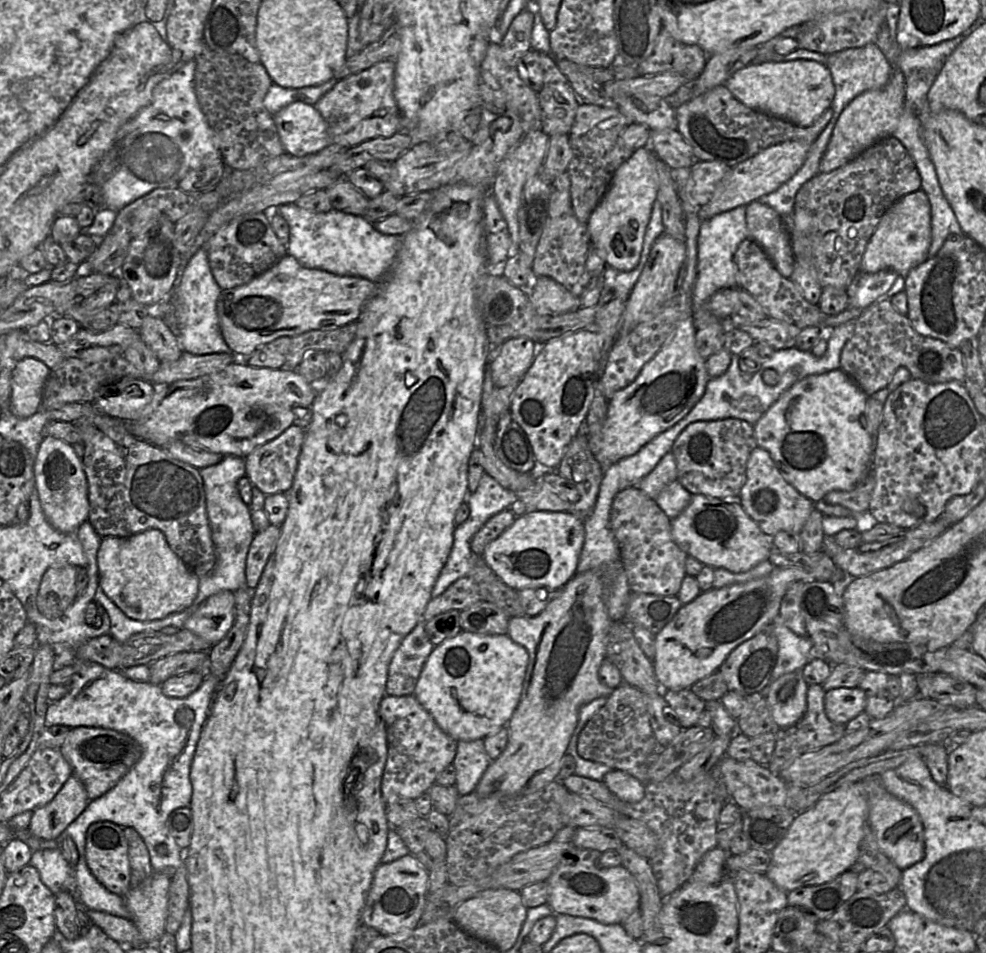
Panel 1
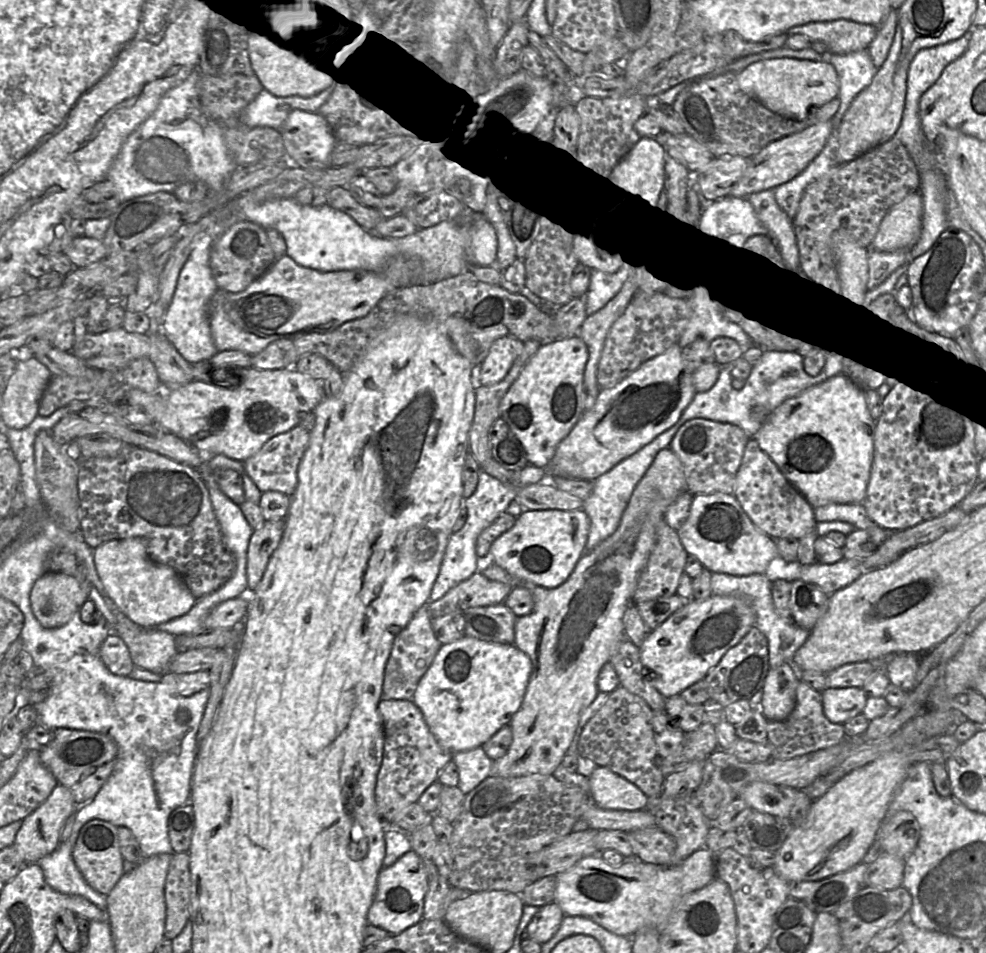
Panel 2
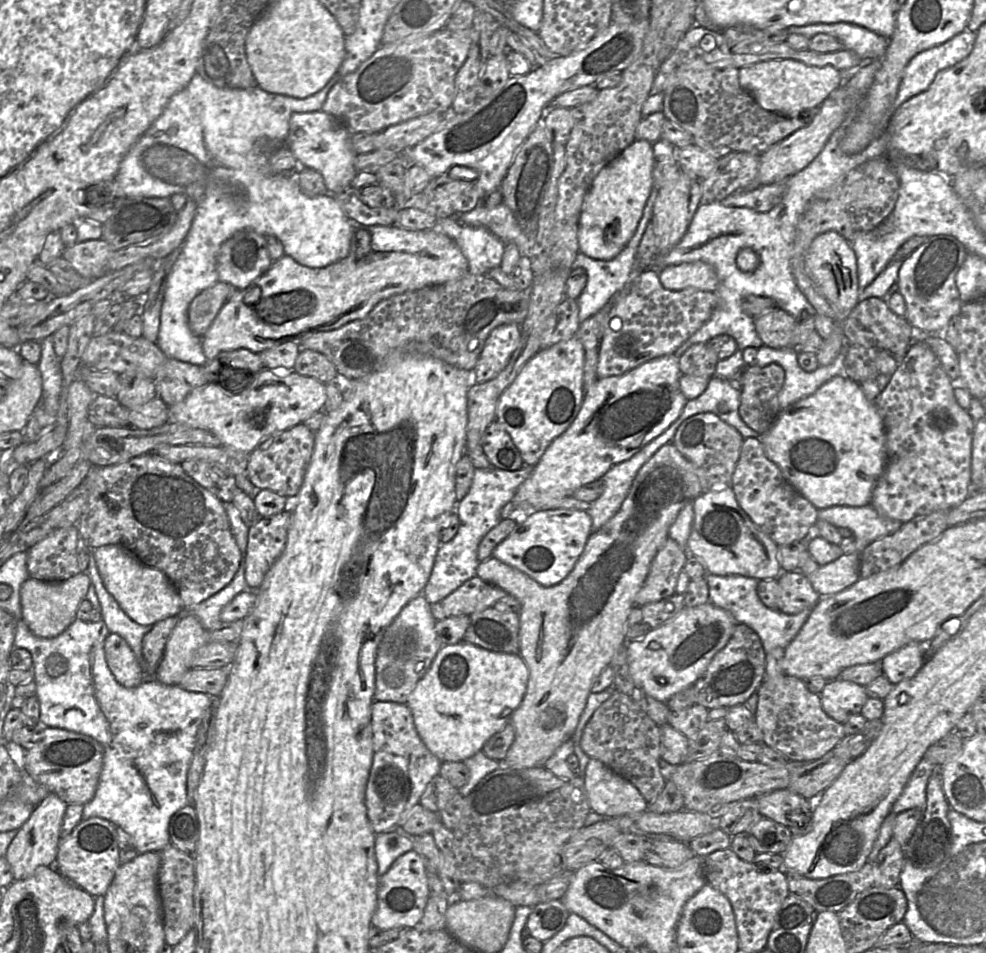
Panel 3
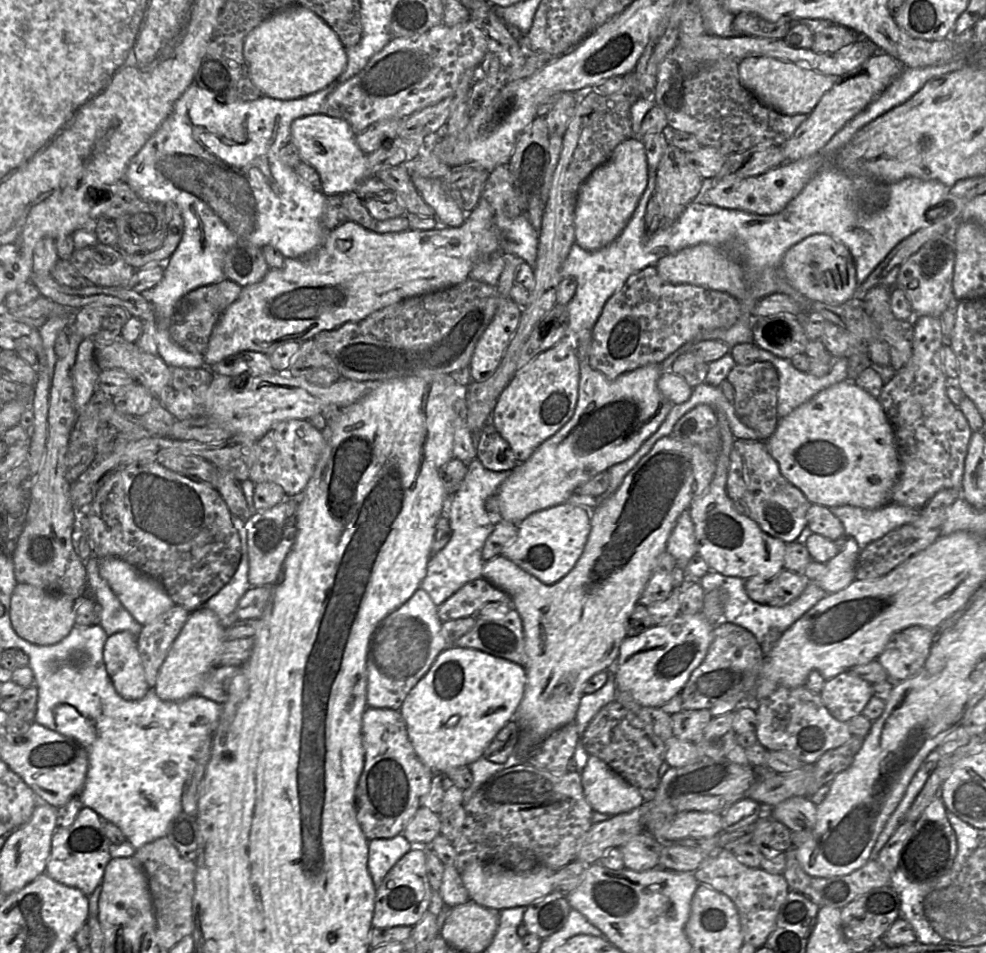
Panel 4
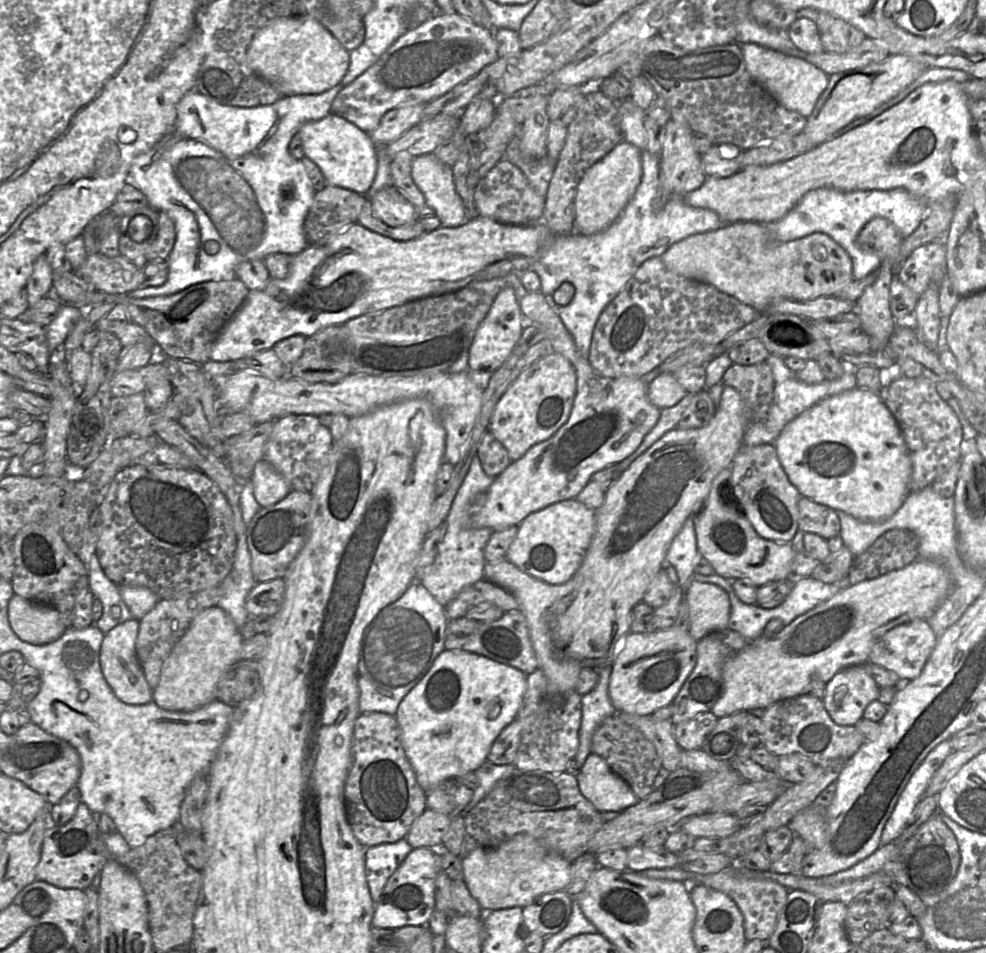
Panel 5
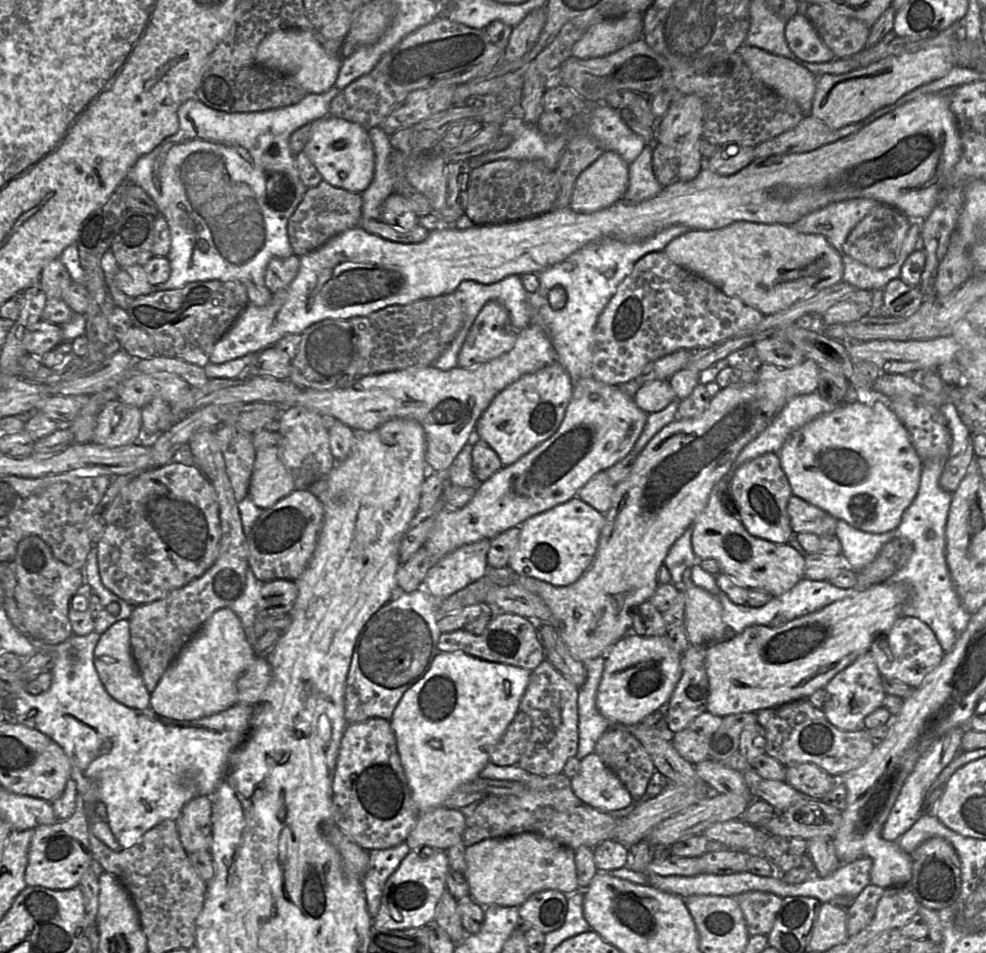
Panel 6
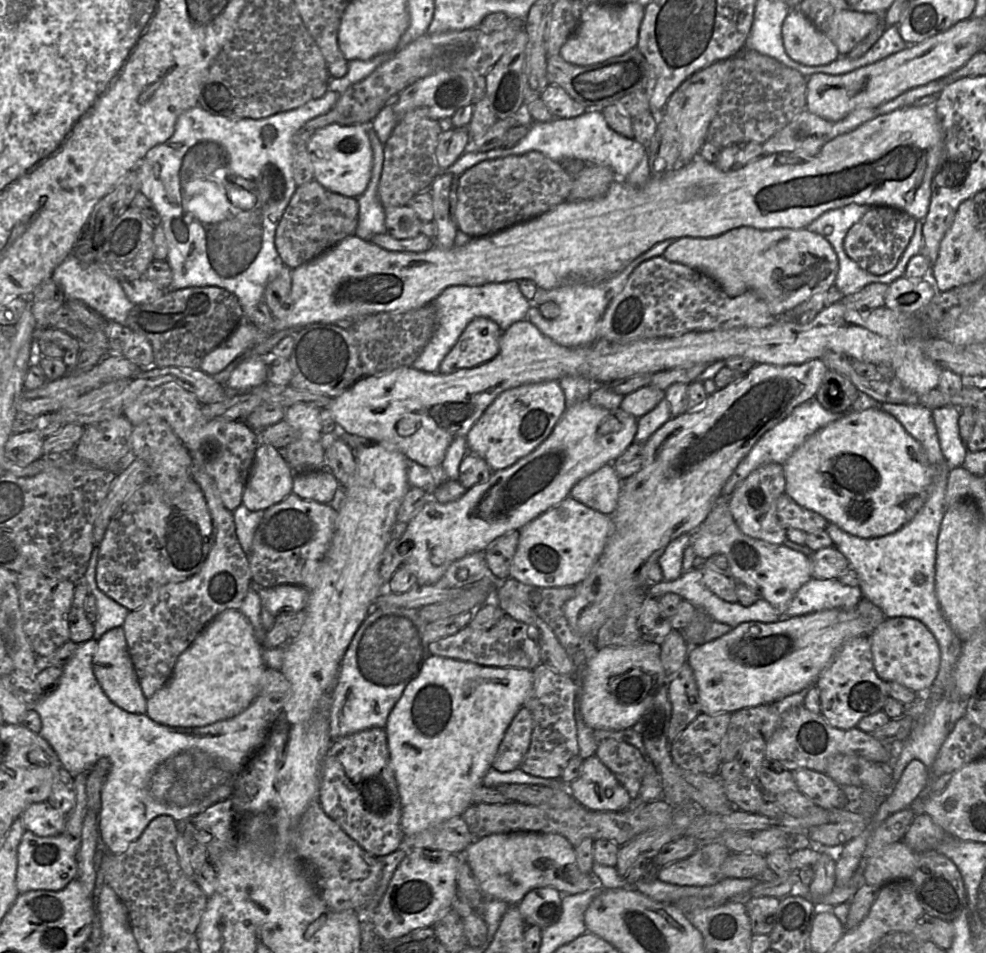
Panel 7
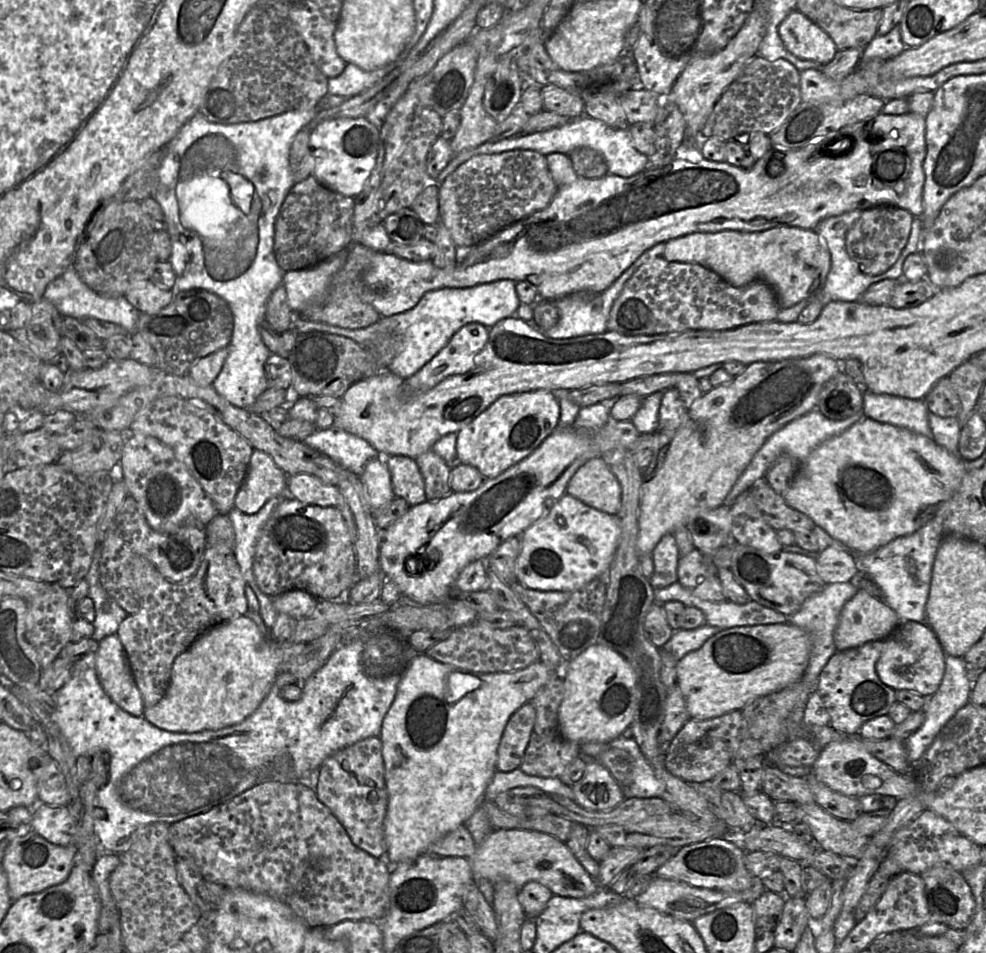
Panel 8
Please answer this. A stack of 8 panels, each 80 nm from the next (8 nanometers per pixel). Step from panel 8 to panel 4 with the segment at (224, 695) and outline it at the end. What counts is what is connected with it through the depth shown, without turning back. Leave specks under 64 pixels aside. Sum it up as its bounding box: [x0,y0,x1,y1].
[156,606,225,702]

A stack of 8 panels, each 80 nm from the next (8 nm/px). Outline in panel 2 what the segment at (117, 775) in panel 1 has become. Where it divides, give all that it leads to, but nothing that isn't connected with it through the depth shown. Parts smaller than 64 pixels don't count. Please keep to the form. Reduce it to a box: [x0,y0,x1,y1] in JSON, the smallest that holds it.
[39,729,118,808]

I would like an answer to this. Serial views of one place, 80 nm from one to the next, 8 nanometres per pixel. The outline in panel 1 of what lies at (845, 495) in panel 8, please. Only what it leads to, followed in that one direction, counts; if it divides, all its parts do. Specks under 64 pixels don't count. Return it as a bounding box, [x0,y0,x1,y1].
[753,369,874,503]

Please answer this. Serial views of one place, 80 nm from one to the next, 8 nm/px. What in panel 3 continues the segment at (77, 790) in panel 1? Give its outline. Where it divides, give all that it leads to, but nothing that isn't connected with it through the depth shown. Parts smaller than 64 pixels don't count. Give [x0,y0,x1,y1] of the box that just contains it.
[5,793,68,881]

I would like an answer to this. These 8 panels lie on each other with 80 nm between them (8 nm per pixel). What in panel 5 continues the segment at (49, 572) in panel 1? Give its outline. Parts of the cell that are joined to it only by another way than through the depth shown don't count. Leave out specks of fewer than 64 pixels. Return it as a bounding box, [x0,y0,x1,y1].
[8,594,68,645]

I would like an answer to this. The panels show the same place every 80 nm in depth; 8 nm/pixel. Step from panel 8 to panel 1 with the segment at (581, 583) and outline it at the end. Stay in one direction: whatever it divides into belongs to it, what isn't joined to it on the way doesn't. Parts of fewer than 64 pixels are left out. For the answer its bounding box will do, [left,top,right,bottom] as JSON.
[483,511,585,591]

